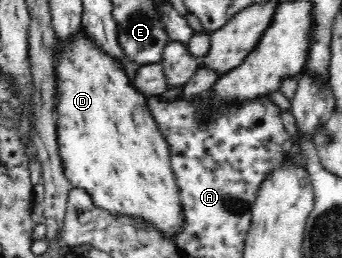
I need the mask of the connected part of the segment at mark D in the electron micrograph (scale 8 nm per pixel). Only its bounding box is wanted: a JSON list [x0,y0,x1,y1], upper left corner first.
[50,27,182,239]

